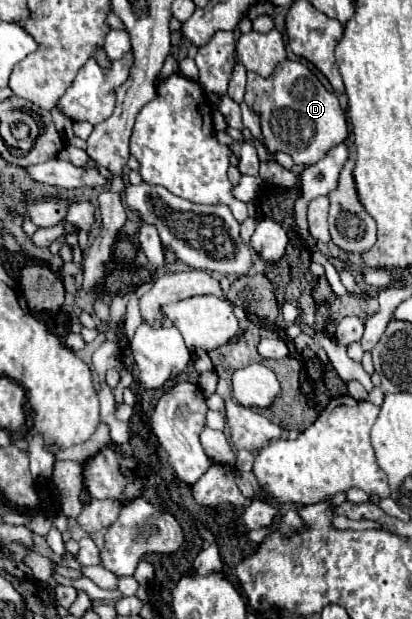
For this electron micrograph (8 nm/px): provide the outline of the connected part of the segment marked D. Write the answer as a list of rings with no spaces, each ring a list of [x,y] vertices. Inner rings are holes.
[[[285,59],[274,71],[274,77],[259,77],[255,73],[247,73],[247,91],[245,103],[253,109],[253,113],[261,119],[261,135],[265,139],[265,147],[271,155],[283,151],[291,155],[295,165],[313,165],[317,163],[331,147],[339,145],[347,137],[347,121],[341,111],[339,99],[329,93],[323,83],[315,77],[315,73],[299,63]],[[295,87],[295,97],[293,97]],[[273,101],[283,105],[283,111],[271,111]],[[255,107],[259,111],[255,111]],[[289,109],[289,111],[285,111]]]

